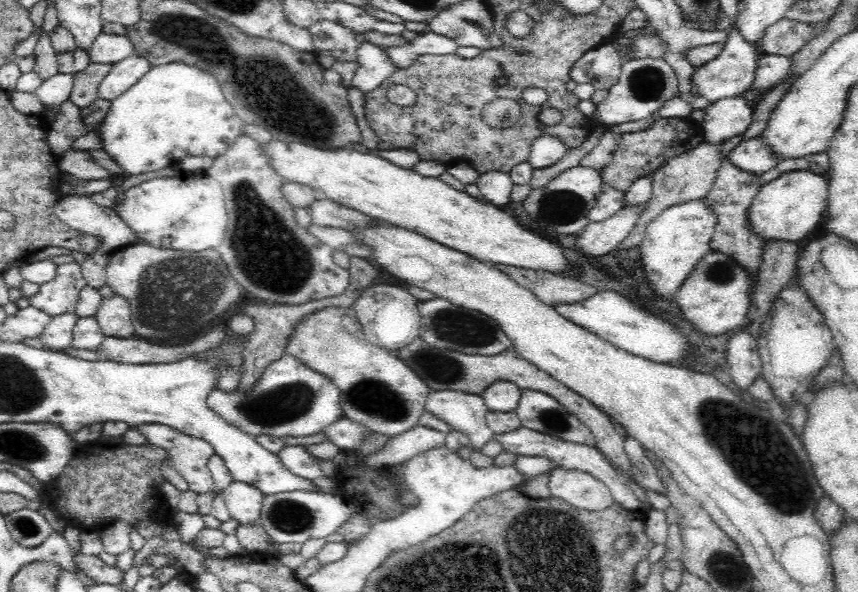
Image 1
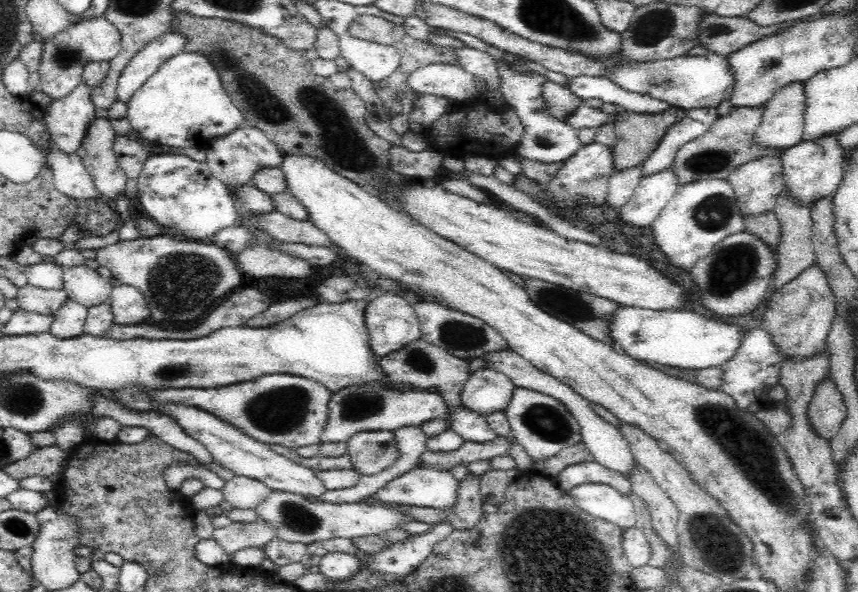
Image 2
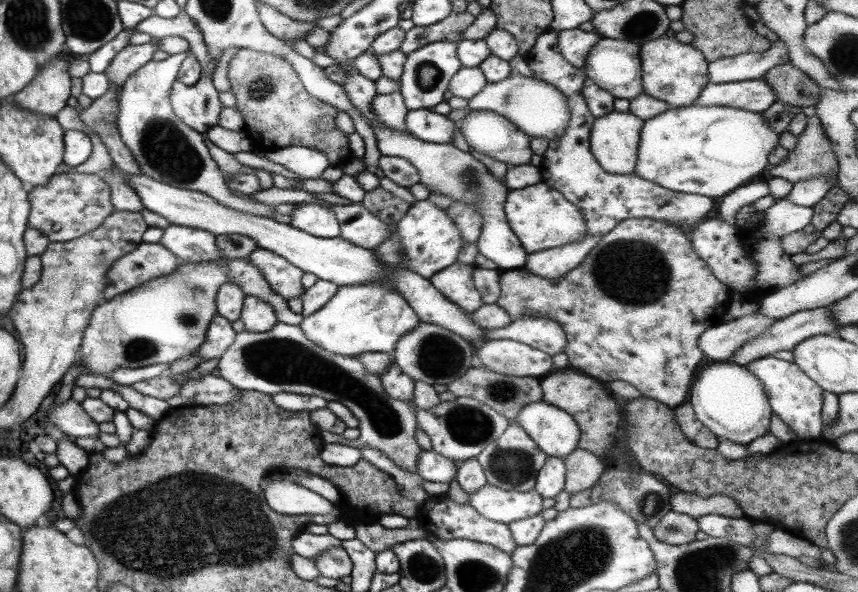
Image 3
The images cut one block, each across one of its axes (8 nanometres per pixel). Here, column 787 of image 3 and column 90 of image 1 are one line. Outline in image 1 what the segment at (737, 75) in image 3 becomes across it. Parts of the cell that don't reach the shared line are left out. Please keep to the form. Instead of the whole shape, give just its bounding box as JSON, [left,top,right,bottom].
[89,31,134,64]

